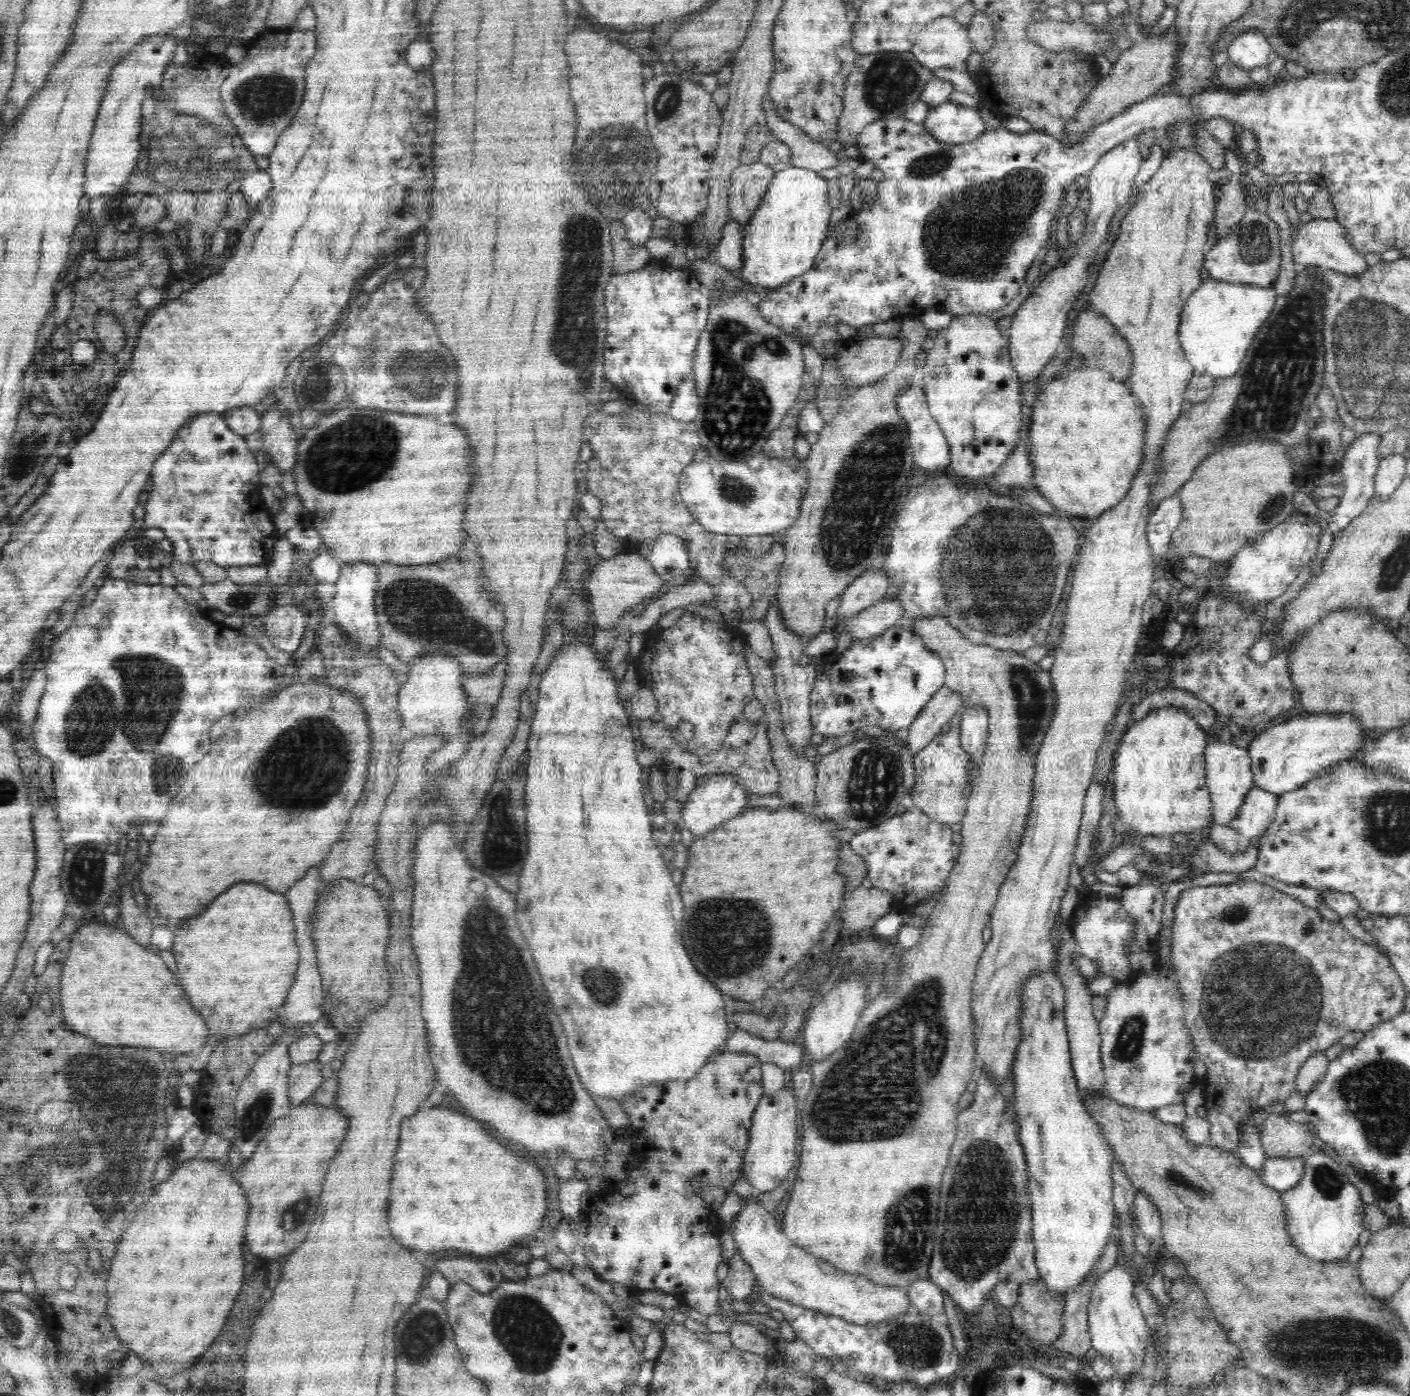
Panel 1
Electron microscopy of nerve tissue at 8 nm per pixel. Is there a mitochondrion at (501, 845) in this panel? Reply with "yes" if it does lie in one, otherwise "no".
yes

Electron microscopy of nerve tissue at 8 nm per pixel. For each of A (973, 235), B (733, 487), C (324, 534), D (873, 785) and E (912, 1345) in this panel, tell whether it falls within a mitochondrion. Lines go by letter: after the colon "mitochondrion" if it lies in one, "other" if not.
A: mitochondrion
B: mitochondrion
C: other
D: mitochondrion
E: mitochondrion

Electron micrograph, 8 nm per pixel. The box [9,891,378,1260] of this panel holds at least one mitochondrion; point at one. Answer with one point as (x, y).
(125, 1094)

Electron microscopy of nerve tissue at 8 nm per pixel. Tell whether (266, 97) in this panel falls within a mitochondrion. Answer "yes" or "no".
yes

